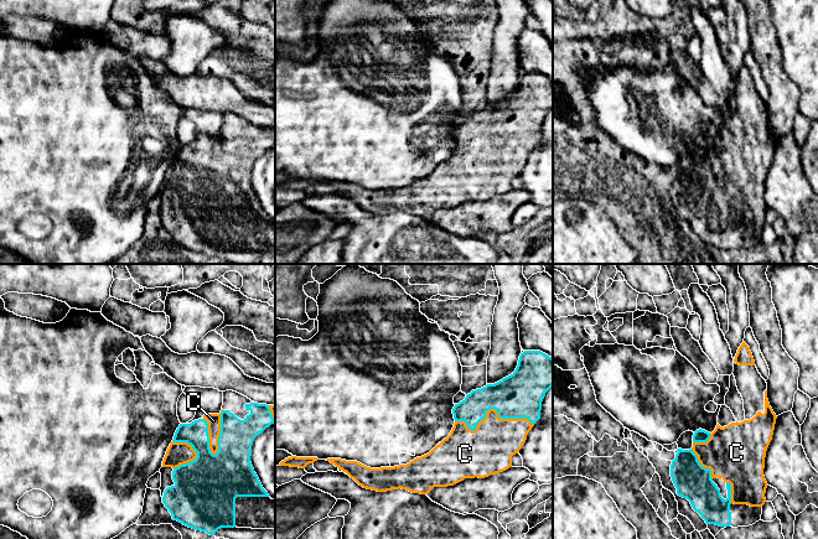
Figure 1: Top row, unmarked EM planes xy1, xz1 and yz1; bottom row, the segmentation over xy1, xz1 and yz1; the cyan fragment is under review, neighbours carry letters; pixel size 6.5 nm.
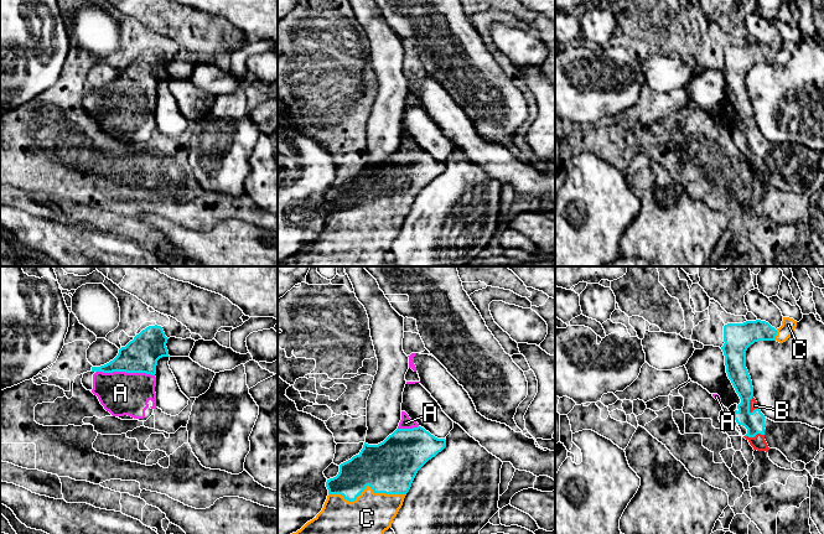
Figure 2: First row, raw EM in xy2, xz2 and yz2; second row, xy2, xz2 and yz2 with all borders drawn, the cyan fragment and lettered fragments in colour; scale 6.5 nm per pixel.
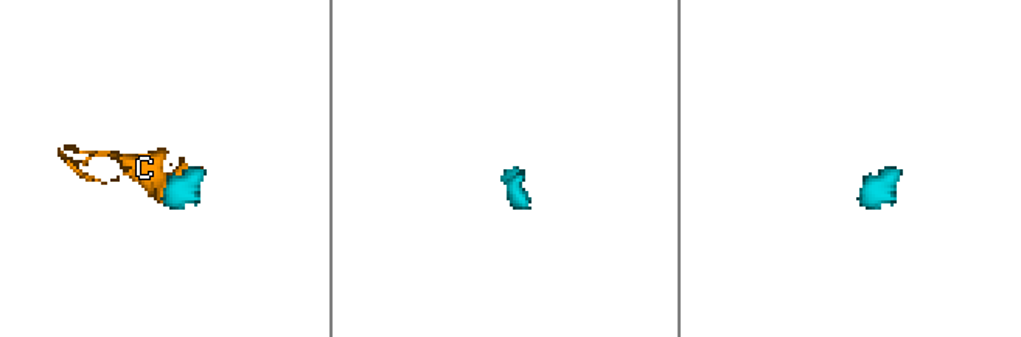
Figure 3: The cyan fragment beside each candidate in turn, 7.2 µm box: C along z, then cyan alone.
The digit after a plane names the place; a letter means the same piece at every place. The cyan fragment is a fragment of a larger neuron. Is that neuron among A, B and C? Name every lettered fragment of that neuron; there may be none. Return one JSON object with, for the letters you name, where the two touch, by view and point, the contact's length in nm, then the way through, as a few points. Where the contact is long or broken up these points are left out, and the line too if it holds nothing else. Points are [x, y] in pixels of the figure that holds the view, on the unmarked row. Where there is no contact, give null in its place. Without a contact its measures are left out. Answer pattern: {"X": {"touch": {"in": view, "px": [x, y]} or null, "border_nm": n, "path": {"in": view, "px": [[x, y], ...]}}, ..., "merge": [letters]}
{"A": {"touch": {"in": "xy2", "px": [125, 94]}, "border_nm": 380}, "B": {"touch": {"in": "yz2", "px": [749, 126]}, "border_nm": 120}, "C": {"touch": {"in": "xz1", "px": [492, 130]}, "border_nm": 500}, "merge": ["A", "B", "C"]}

